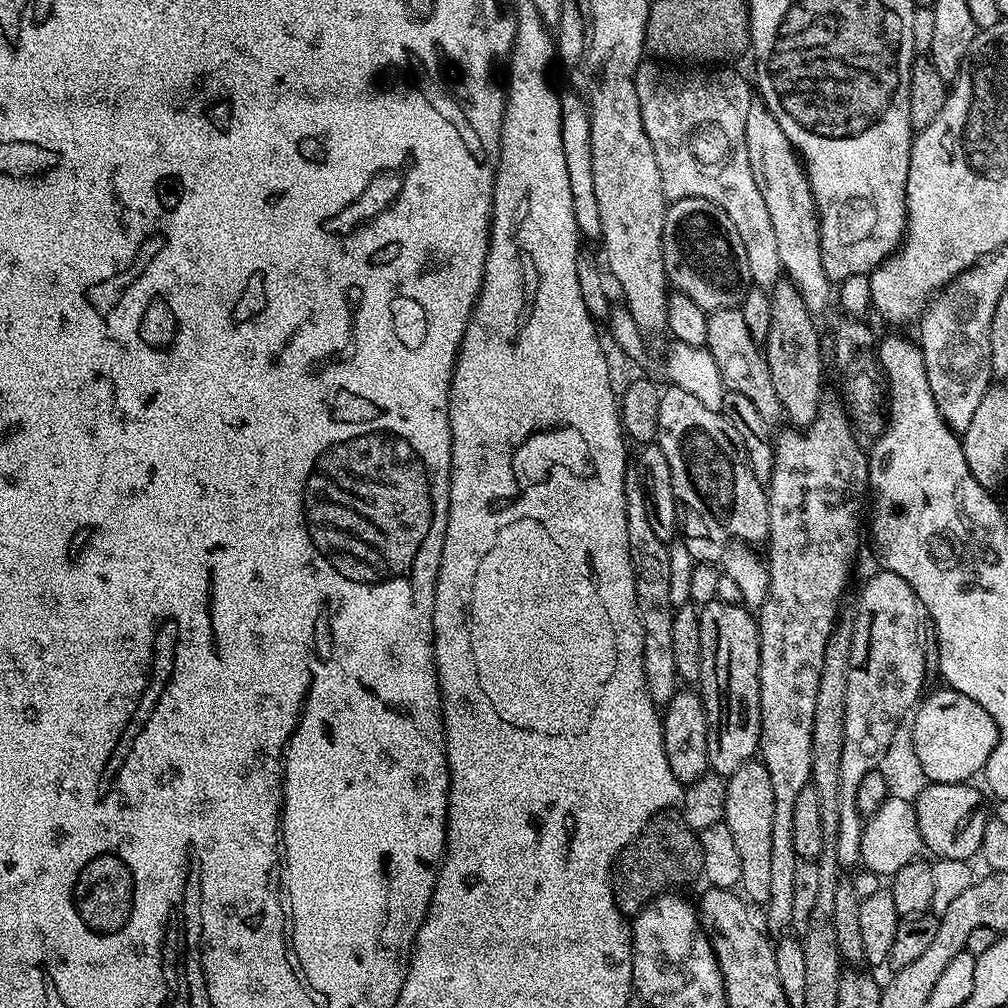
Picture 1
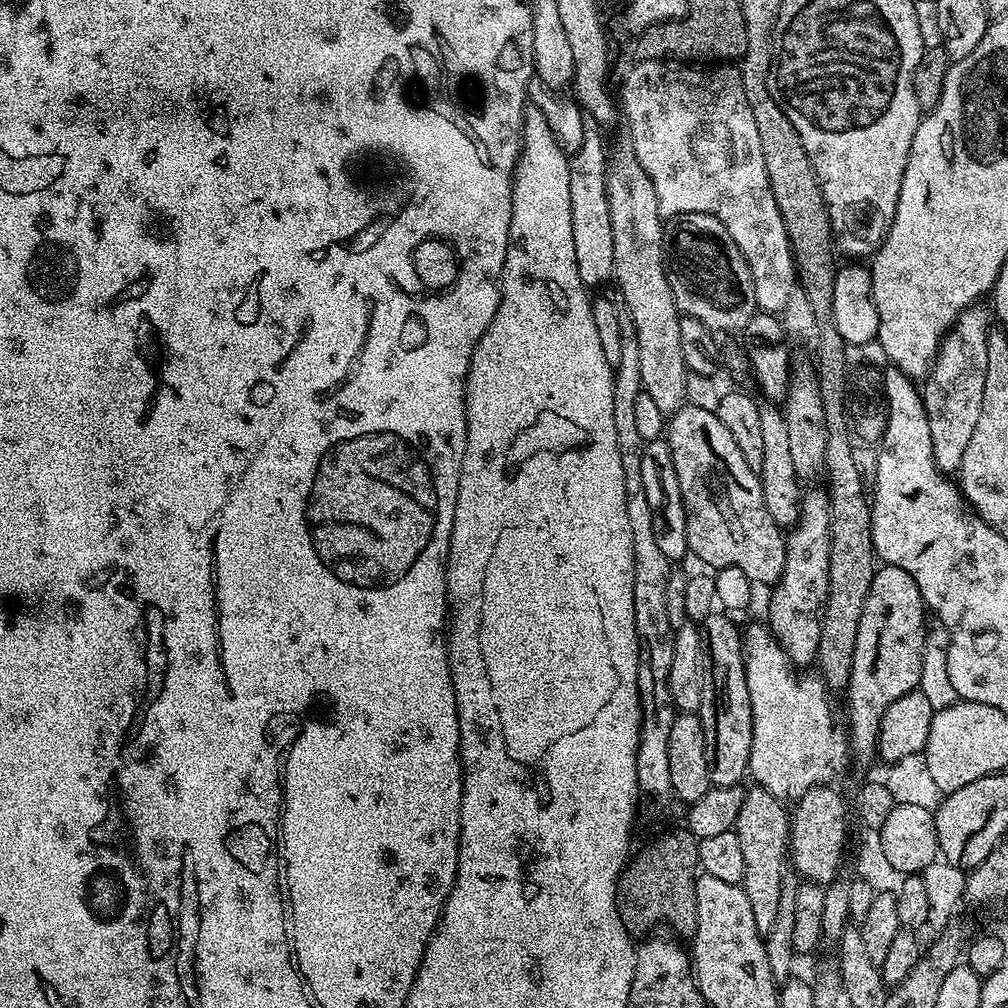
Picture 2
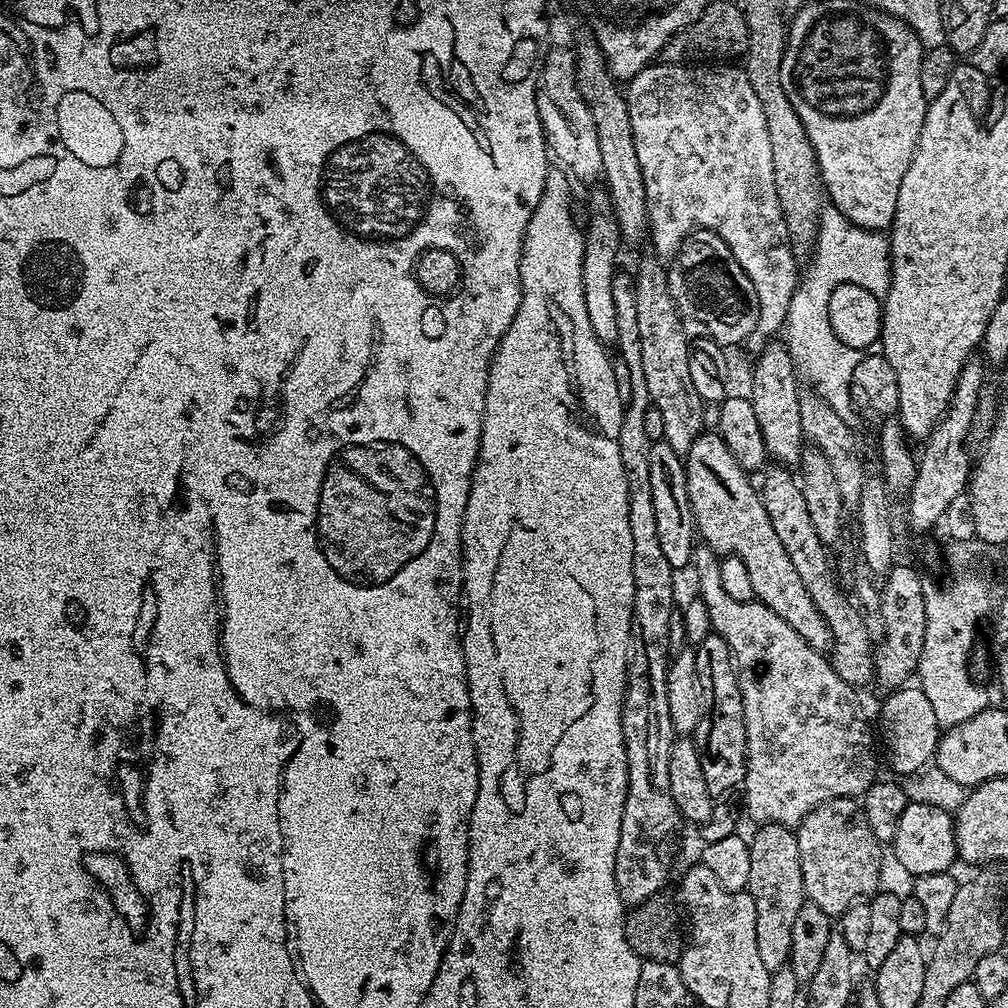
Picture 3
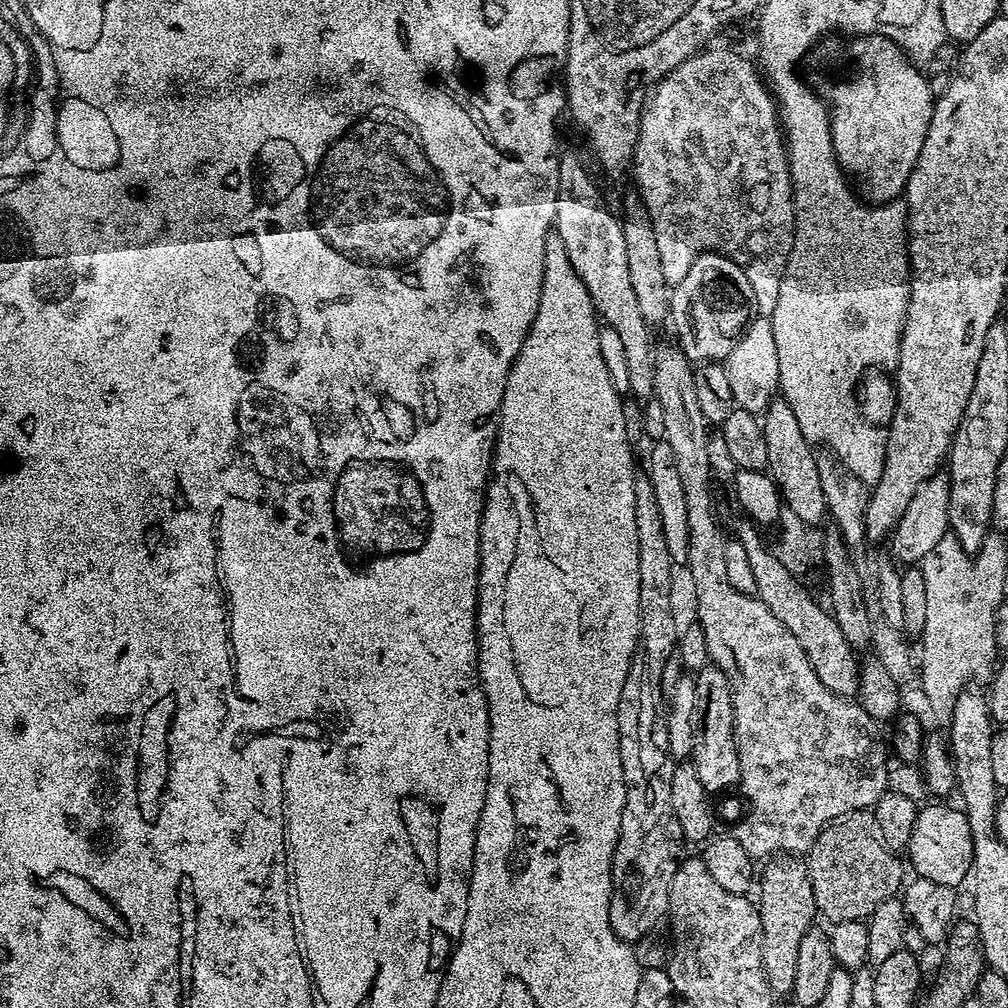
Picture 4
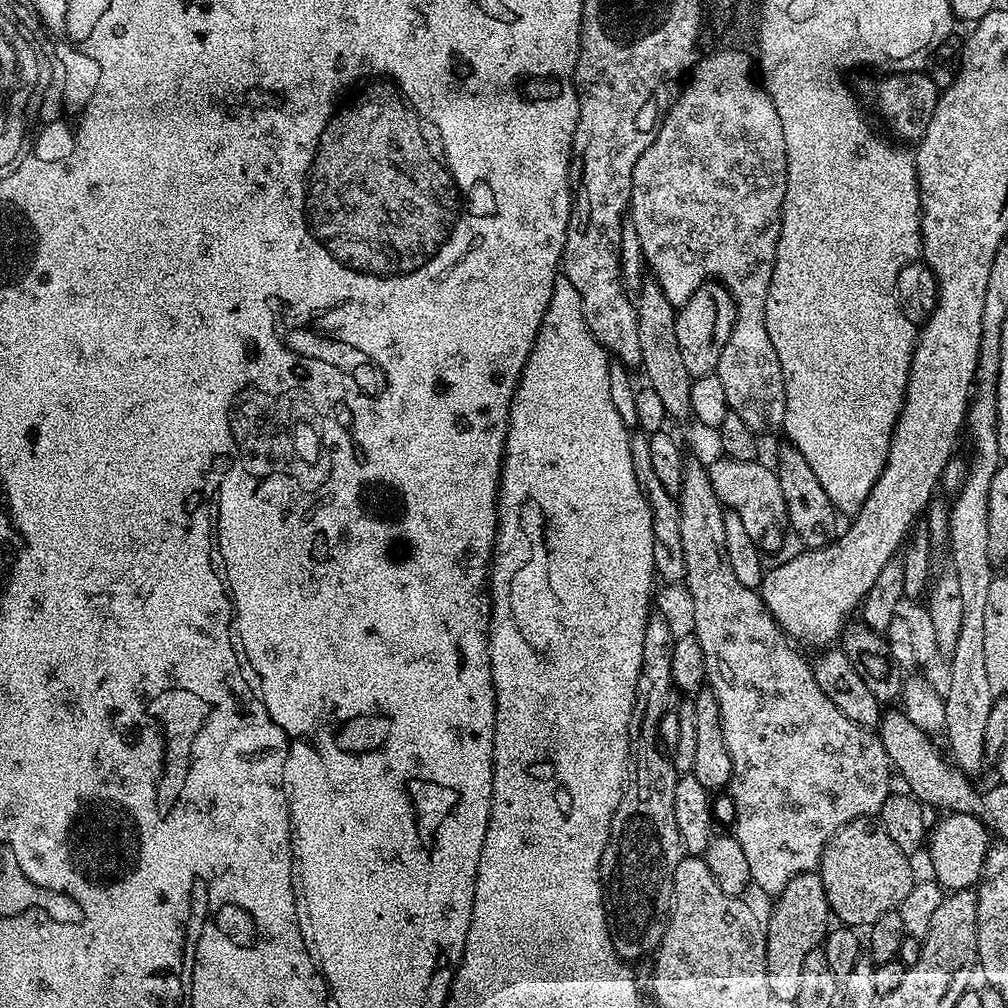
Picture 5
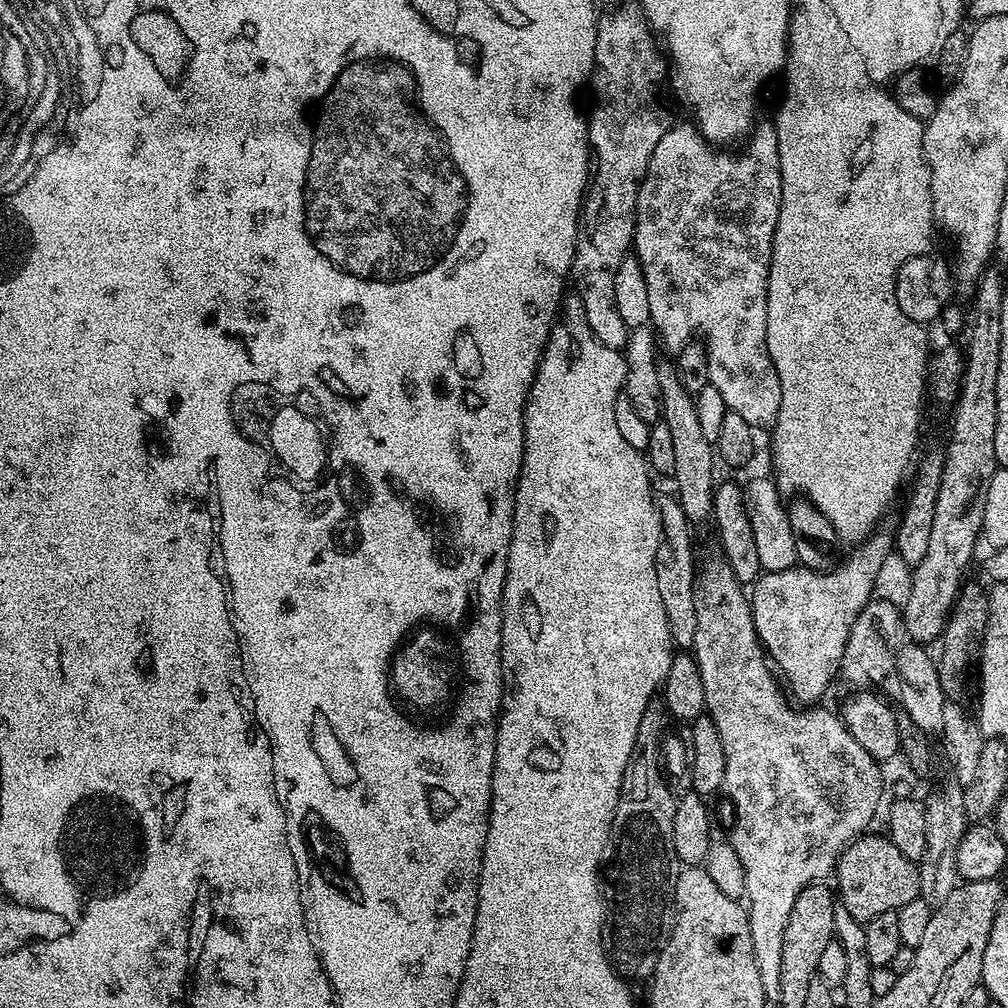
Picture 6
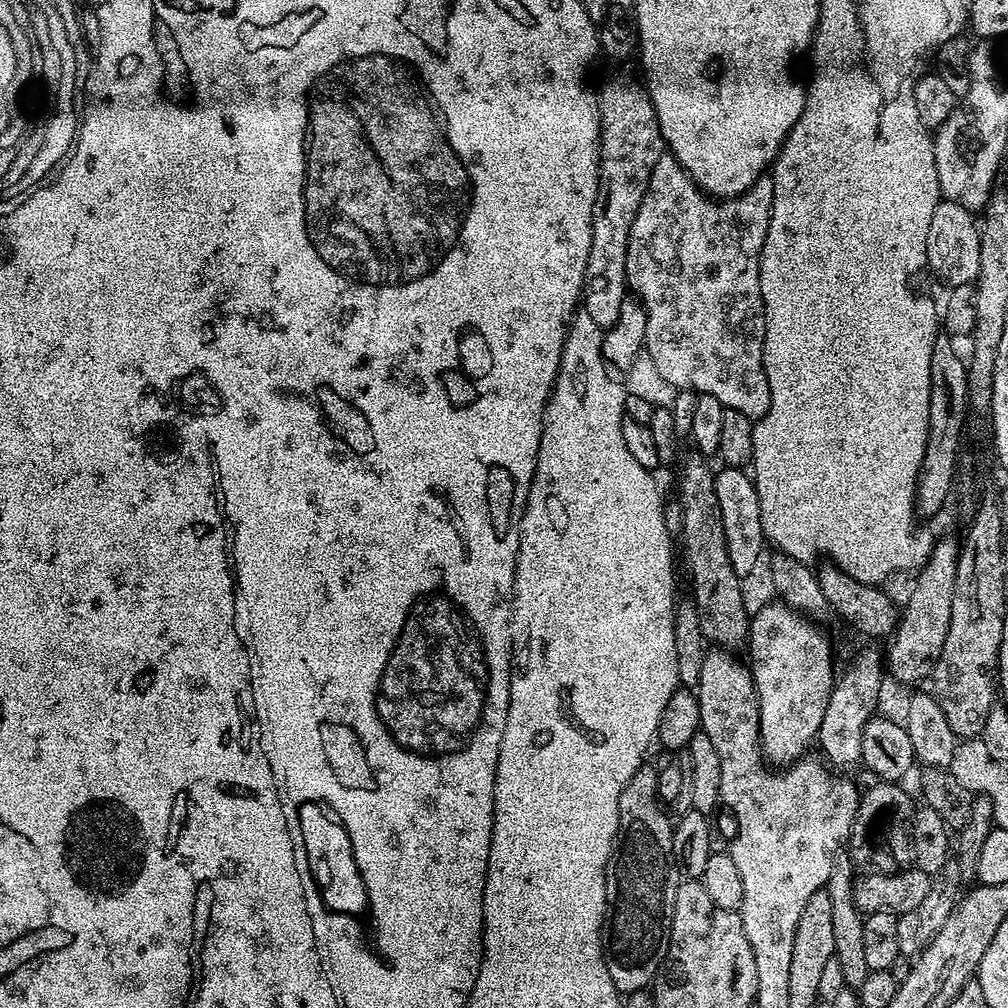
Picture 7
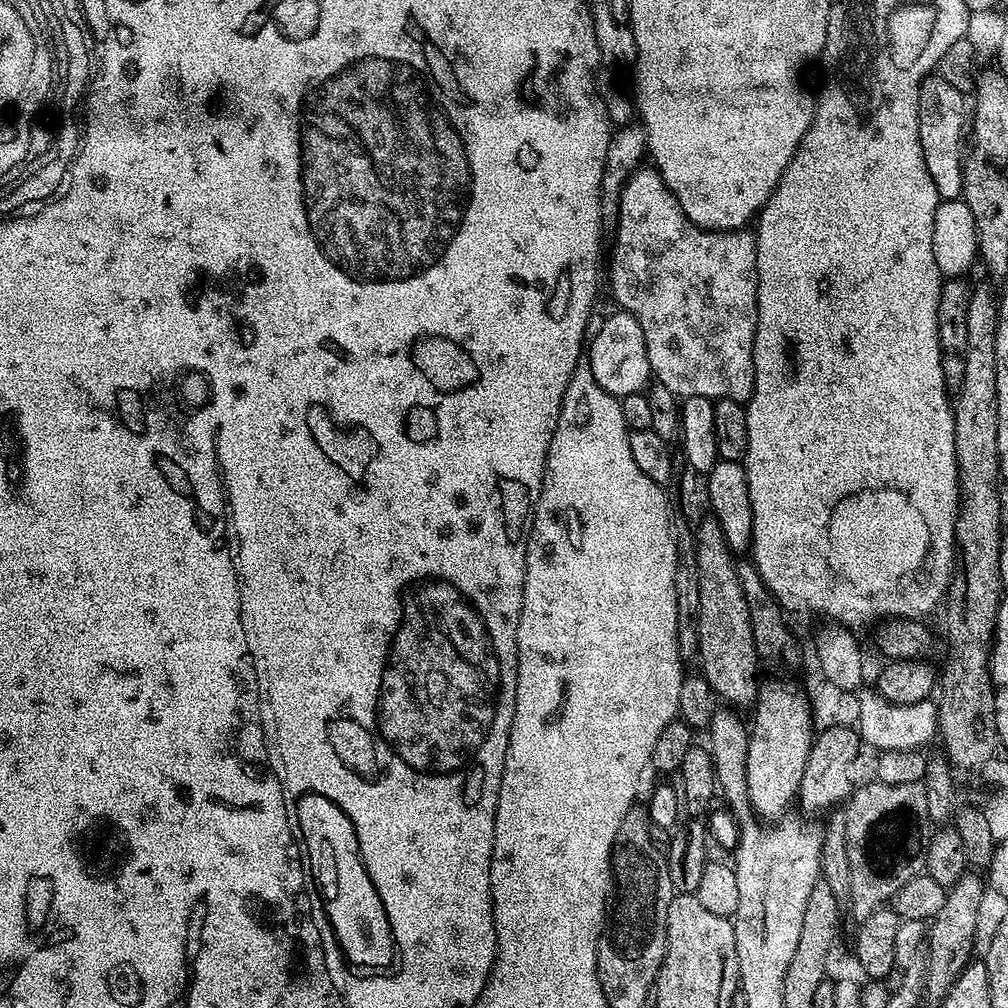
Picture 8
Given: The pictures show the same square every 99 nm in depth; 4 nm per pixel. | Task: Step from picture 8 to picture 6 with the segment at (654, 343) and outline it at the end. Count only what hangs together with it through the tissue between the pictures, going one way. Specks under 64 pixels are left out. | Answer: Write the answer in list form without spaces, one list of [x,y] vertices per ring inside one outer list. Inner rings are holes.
[[[685,122],[685,124],[680,124],[680,125],[678,125],[678,126],[677,126],[677,128],[676,128],[676,125],[675,125],[675,126],[672,126],[672,127],[669,127],[669,129],[668,129],[668,132],[667,132],[667,133],[666,133],[666,134],[662,134],[662,142],[658,142],[658,146],[654,146],[654,154],[650,154],[650,166],[649,166],[649,167],[648,167],[648,169],[647,169],[647,170],[646,170],[646,174],[645,174],[645,175],[644,175],[644,180],[643,180],[643,181],[642,181],[642,183],[640,183],[640,189],[639,189],[639,190],[638,190],[638,202],[637,202],[637,203],[636,203],[636,234],[635,234],[635,237],[634,237],[634,255],[635,255],[635,256],[636,256],[636,258],[637,258],[637,260],[638,260],[638,262],[639,262],[639,263],[640,263],[640,264],[641,264],[641,268],[642,268],[642,273],[644,273],[644,275],[645,275],[645,280],[646,280],[646,287],[647,287],[647,293],[648,293],[648,294],[649,294],[649,302],[650,302],[650,316],[649,316],[649,318],[650,318],[650,323],[651,323],[651,325],[652,325],[652,326],[653,326],[653,327],[654,327],[654,329],[655,329],[655,335],[656,335],[656,336],[657,336],[657,337],[658,337],[658,340],[659,340],[659,343],[660,343],[660,344],[661,344],[661,345],[662,345],[662,348],[663,348],[663,343],[664,343],[664,348],[665,348],[665,350],[666,350],[666,351],[668,351],[668,352],[671,352],[671,354],[677,354],[677,353],[680,353],[680,352],[681,352],[681,351],[682,351],[682,350],[683,350],[683,348],[684,348],[684,347],[686,347],[686,346],[688,346],[688,345],[689,345],[689,344],[691,344],[691,343],[693,343],[693,341],[695,341],[695,340],[696,340],[696,339],[697,339],[697,337],[698,337],[698,336],[696,336],[696,335],[700,335],[700,336],[704,336],[704,338],[702,338],[702,344],[703,344],[703,346],[704,346],[704,348],[706,348],[706,349],[707,349],[707,366],[708,366],[708,370],[709,370],[709,378],[708,378],[708,382],[709,382],[709,384],[712,384],[712,385],[713,385],[713,386],[714,386],[714,390],[718,390],[718,394],[722,394],[722,402],[726,402],[726,406],[727,406],[727,407],[728,407],[728,411],[729,411],[729,412],[733,412],[733,413],[734,413],[734,414],[739,414],[739,416],[740,416],[740,417],[742,417],[742,419],[743,419],[743,420],[745,420],[745,421],[746,421],[746,422],[750,422],[750,426],[751,426],[751,427],[752,427],[752,429],[753,429],[753,430],[761,430],[761,429],[760,429],[760,428],[764,428],[764,430],[768,430],[768,429],[771,429],[771,427],[772,427],[772,425],[773,425],[773,424],[775,424],[775,422],[776,422],[776,419],[777,419],[777,418],[778,418],[778,406],[782,406],[782,382],[778,382],[778,370],[774,370],[774,362],[770,362],[770,354],[769,354],[769,353],[768,353],[768,351],[767,351],[767,350],[766,350],[766,310],[767,310],[767,309],[768,309],[768,275],[769,275],[769,274],[770,274],[770,262],[771,262],[771,261],[772,261],[772,243],[773,243],[773,242],[774,242],[774,230],[775,230],[775,229],[776,229],[776,227],[777,227],[777,226],[778,226],[778,214],[779,214],[779,213],[780,213],[780,203],[781,203],[781,202],[782,202],[782,162],[781,162],[781,161],[780,161],[780,155],[779,155],[779,154],[778,154],[778,134],[777,134],[777,133],[776,133],[776,126],[775,126],[775,123],[772,123],[772,122],[768,122],[768,124],[760,124],[760,125],[759,125],[759,124],[760,124],[760,123],[757,123],[757,124],[756,124],[756,125],[755,125],[755,127],[753,127],[753,128],[752,128],[752,129],[751,129],[751,132],[750,132],[750,135],[749,135],[749,136],[748,136],[748,137],[747,137],[747,140],[748,140],[748,139],[749,139],[749,140],[748,140],[748,145],[746,145],[746,146],[745,146],[745,148],[744,148],[744,149],[742,149],[742,150],[741,150],[741,152],[740,152],[740,153],[738,153],[738,154],[737,154],[737,156],[735,156],[735,154],[734,154],[734,153],[732,153],[732,152],[728,152],[728,151],[732,151],[732,150],[721,150],[721,149],[720,149],[720,148],[719,148],[719,147],[716,147],[716,146],[713,146],[713,145],[711,145],[711,144],[709,144],[709,143],[708,143],[708,141],[707,141],[707,140],[705,140],[705,139],[704,139],[704,135],[702,135],[702,133],[700,133],[700,130],[699,130],[699,128],[697,128],[697,127],[696,127],[696,125],[695,125],[695,124],[693,124],[693,123],[691,123],[691,122]]]

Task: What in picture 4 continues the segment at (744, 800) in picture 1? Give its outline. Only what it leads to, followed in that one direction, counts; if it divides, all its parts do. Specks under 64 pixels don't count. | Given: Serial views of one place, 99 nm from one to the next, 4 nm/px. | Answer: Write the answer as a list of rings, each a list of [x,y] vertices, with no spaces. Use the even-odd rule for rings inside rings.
[[[781,854],[769,859],[763,865],[763,868],[758,876],[758,892],[760,888],[758,907],[760,909],[760,921],[762,922],[762,970],[770,991],[777,997],[784,995],[787,997],[794,986],[798,946],[801,945],[806,932],[814,926],[815,920],[812,919],[817,919],[818,916],[814,902],[814,886],[810,886],[808,865],[799,855]]]

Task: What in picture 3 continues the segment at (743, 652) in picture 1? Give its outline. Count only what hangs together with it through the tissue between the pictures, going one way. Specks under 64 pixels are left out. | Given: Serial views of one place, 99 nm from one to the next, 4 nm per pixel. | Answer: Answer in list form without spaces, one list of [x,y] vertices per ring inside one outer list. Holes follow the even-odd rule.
[[[715,634],[702,638],[700,644],[695,645],[696,673],[698,674],[698,686],[702,686],[700,695],[700,709],[702,718],[698,722],[694,733],[698,758],[702,758],[702,775],[706,777],[706,787],[714,798],[724,798],[727,792],[732,792],[741,787],[746,774],[746,762],[748,761],[748,747],[746,746],[746,718],[742,706],[742,690],[740,680],[736,676],[736,662],[732,658],[730,646]]]

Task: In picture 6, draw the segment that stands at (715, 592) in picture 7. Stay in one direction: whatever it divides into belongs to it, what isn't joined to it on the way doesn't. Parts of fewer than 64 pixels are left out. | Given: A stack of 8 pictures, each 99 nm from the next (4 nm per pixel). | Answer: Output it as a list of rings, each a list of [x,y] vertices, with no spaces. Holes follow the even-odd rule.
[[[665,362],[658,363],[657,376],[661,400],[660,413],[662,422],[670,430],[670,442],[674,446],[674,470],[671,479],[676,480],[674,495],[680,501],[682,510],[686,510],[686,518],[694,526],[706,521],[712,514],[712,494],[717,483],[716,464],[713,441],[702,434],[702,426],[698,423],[698,410],[694,396],[683,388],[677,369]]]

